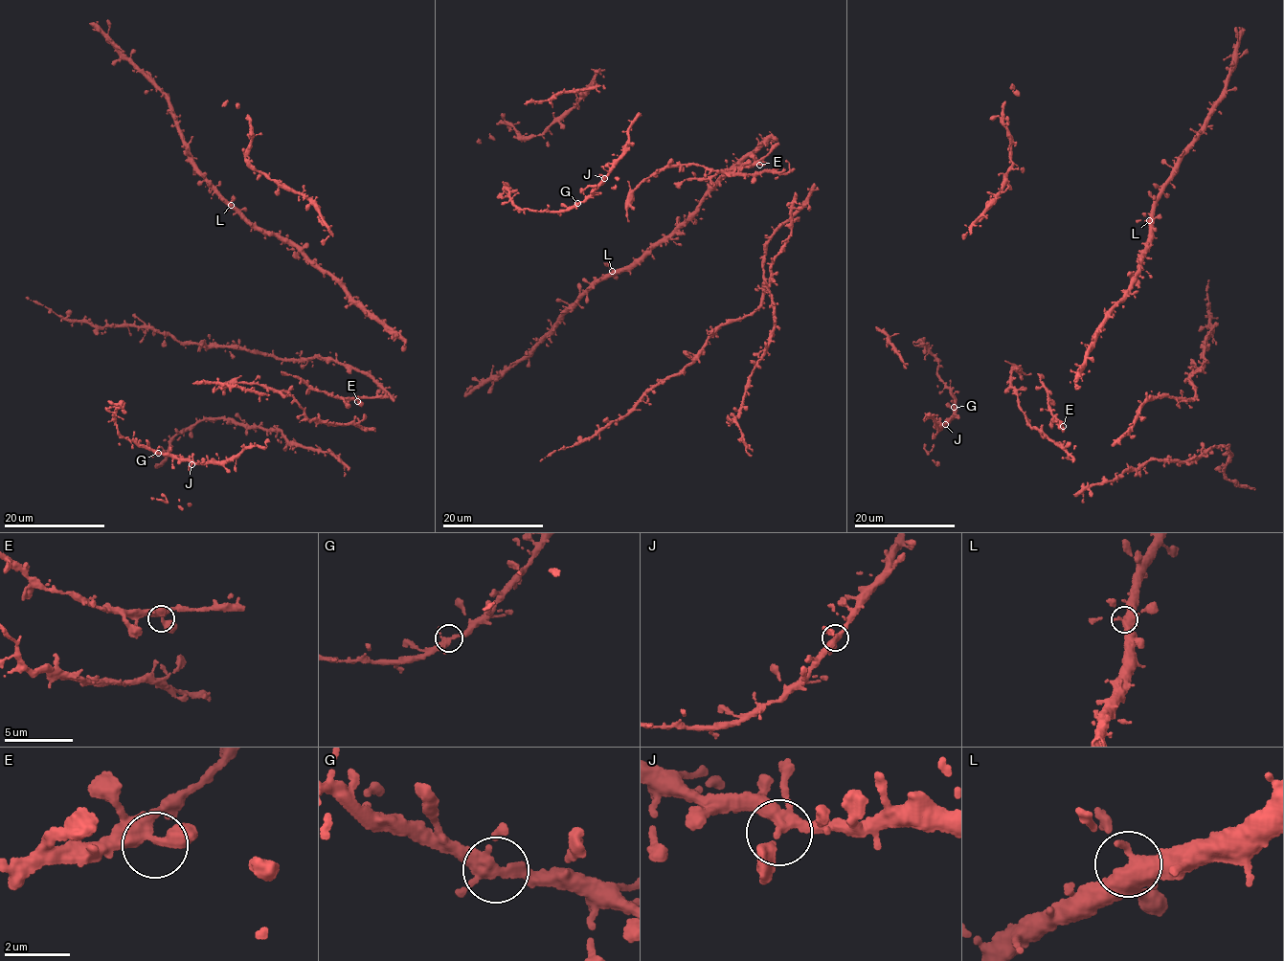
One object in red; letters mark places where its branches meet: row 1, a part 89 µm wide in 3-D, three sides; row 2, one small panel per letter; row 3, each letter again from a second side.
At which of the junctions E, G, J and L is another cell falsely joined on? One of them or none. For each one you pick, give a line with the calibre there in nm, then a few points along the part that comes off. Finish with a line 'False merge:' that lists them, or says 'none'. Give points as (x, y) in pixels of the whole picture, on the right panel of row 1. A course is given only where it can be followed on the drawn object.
False merge: none

